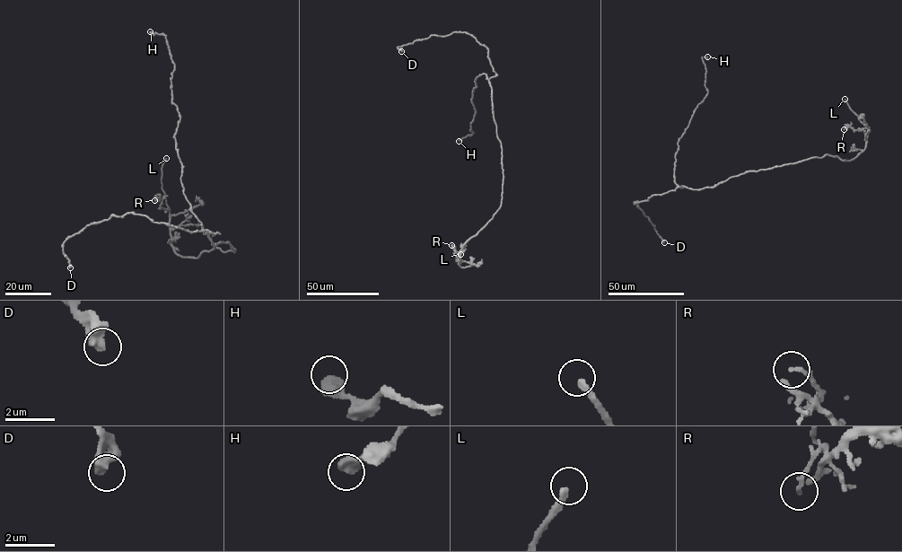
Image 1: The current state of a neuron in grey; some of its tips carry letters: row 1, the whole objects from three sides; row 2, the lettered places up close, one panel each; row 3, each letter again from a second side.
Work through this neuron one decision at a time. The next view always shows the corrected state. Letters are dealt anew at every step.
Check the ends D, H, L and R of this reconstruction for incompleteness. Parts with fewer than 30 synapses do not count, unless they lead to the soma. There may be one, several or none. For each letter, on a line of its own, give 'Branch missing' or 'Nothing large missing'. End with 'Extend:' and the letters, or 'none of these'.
D: Nothing large missing
H: Nothing large missing
L: Branch missing
R: Nothing large missing
Extend: L

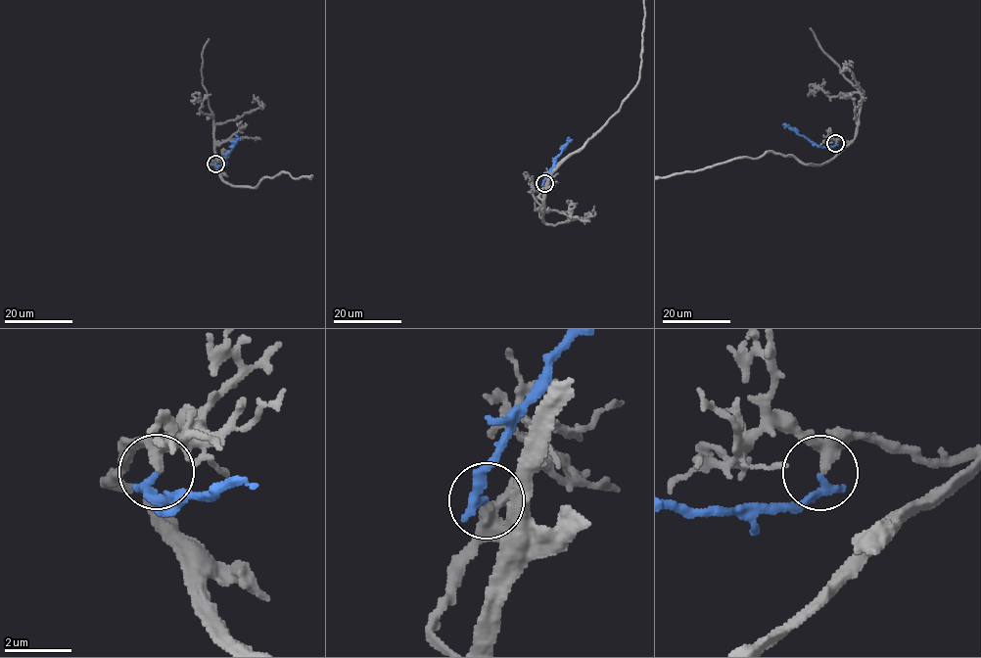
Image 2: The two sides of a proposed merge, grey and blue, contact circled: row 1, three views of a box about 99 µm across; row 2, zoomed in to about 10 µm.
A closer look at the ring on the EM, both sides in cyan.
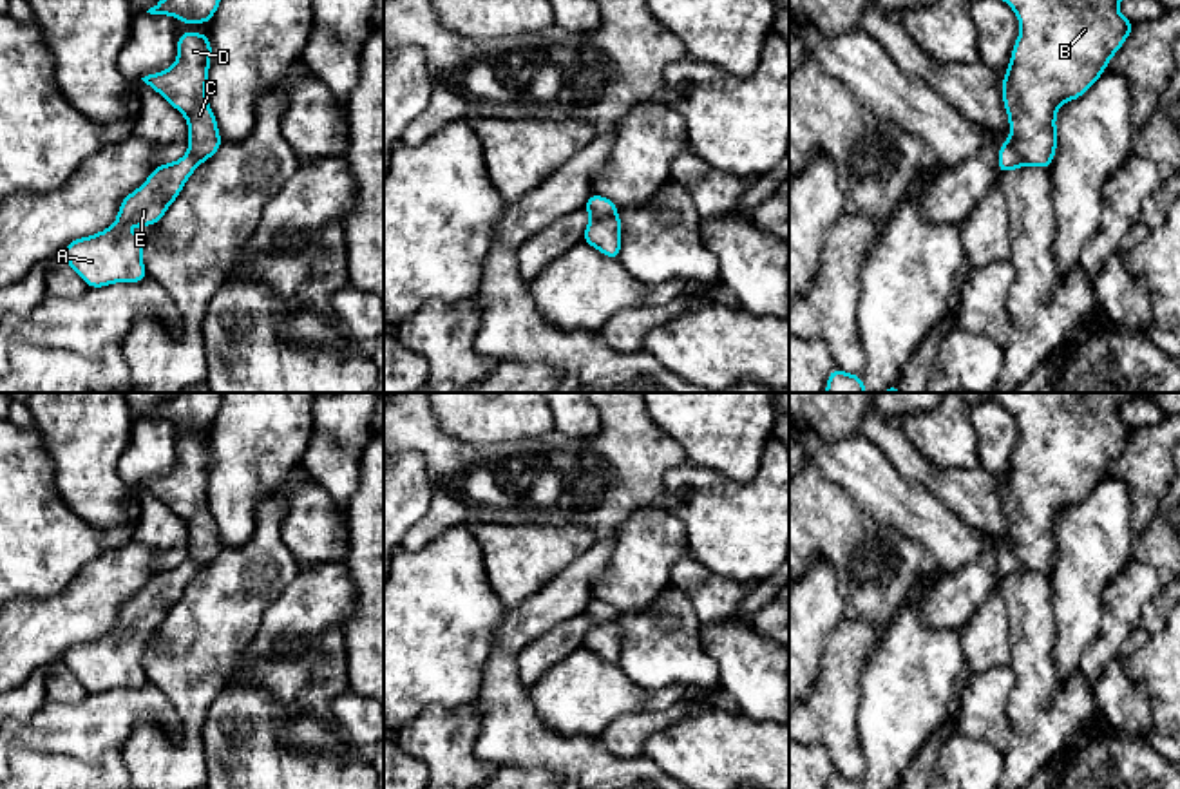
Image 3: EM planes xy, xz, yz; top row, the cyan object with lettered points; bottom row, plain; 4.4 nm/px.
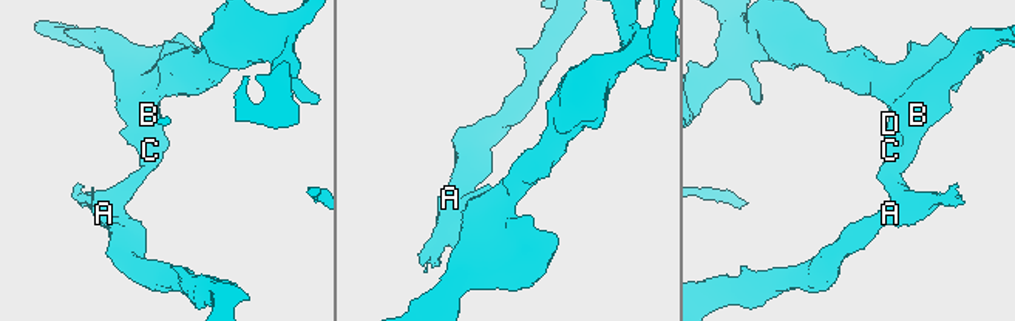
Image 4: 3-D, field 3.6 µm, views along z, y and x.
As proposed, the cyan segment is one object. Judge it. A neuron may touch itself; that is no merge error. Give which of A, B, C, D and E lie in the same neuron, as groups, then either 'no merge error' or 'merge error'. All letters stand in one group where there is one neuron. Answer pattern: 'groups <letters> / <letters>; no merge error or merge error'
groups A E / B C D; merge error

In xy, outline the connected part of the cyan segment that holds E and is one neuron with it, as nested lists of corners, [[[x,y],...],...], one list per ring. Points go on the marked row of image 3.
[[[188,152],[174,163],[156,166],[139,188],[123,197],[119,212],[107,230],[71,241],[63,248],[67,264],[89,288],[143,282],[147,279],[141,259],[145,241],[132,232],[118,232],[116,226],[159,223],[201,163],[201,157]]]

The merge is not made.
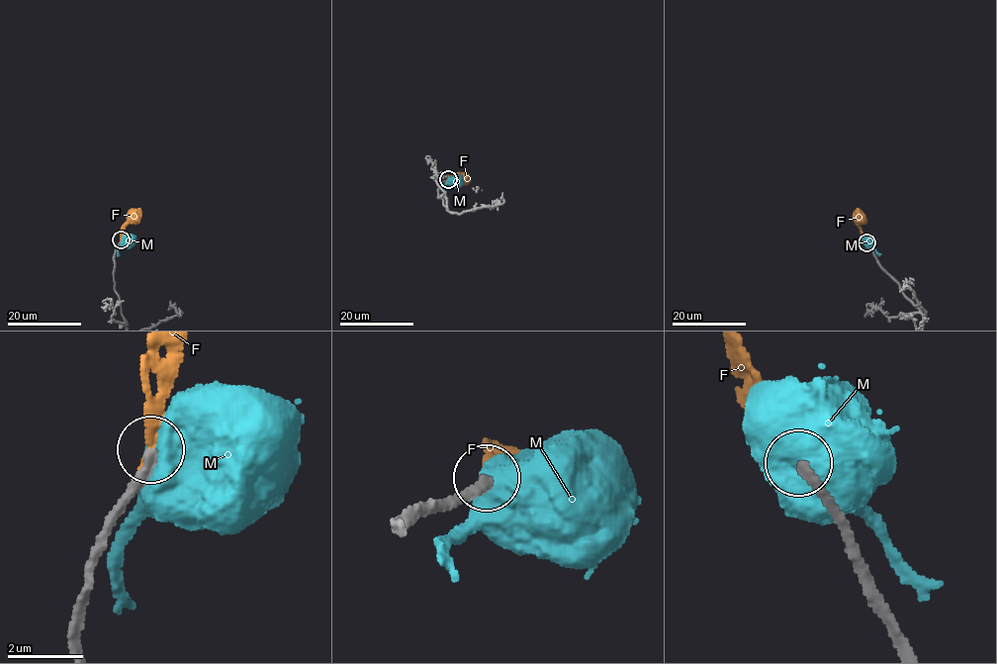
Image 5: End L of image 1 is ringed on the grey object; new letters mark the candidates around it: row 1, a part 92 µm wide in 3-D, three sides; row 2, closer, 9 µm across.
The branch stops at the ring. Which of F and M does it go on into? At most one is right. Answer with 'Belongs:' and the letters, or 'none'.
Belongs: none

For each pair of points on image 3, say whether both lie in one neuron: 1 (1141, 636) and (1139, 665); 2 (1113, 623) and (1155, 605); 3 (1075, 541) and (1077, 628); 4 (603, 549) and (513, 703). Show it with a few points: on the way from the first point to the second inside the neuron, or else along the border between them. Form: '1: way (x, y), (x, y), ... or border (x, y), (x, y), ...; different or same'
1: border (1151, 636), (1126, 657); different
2: border (1160, 589), (1144, 607), (1141, 625); different
3: way (1077, 563), (1077, 607); same
4: way (567, 587), (505, 648), (505, 665); same

